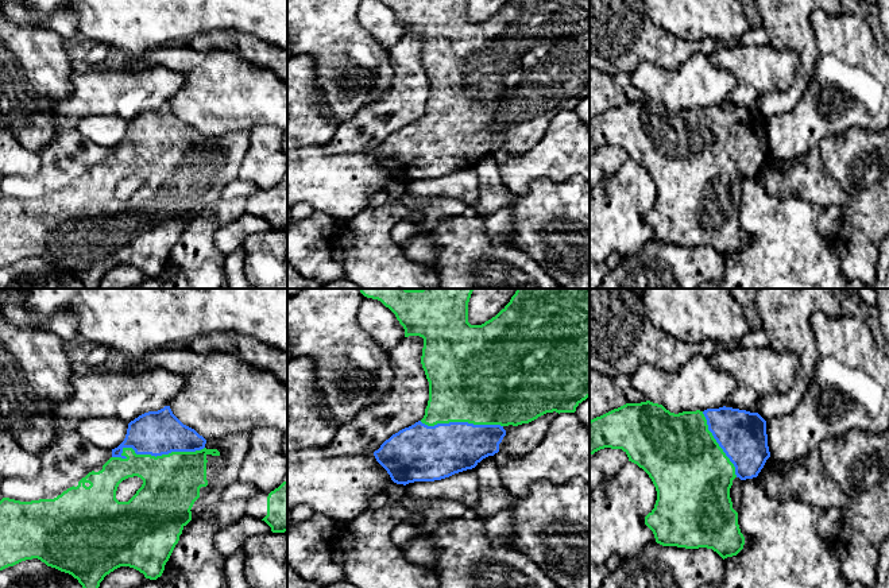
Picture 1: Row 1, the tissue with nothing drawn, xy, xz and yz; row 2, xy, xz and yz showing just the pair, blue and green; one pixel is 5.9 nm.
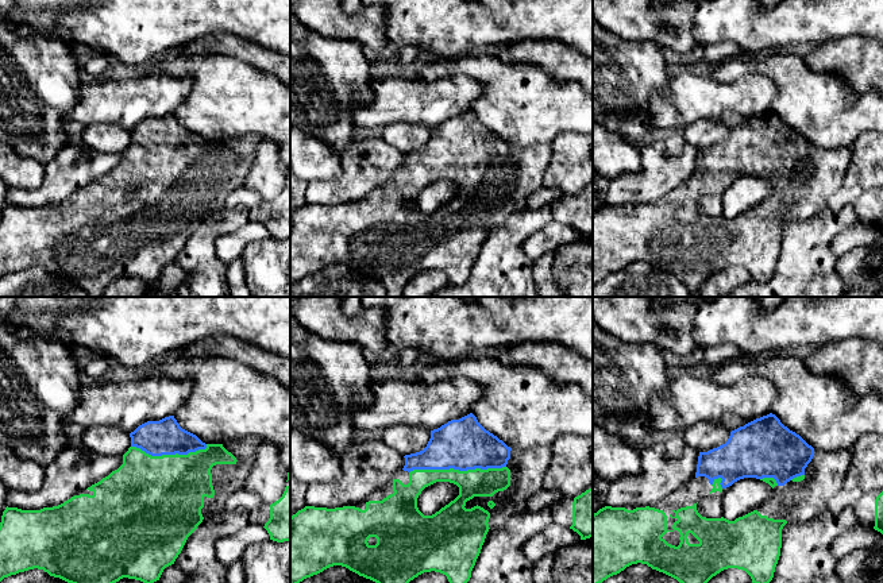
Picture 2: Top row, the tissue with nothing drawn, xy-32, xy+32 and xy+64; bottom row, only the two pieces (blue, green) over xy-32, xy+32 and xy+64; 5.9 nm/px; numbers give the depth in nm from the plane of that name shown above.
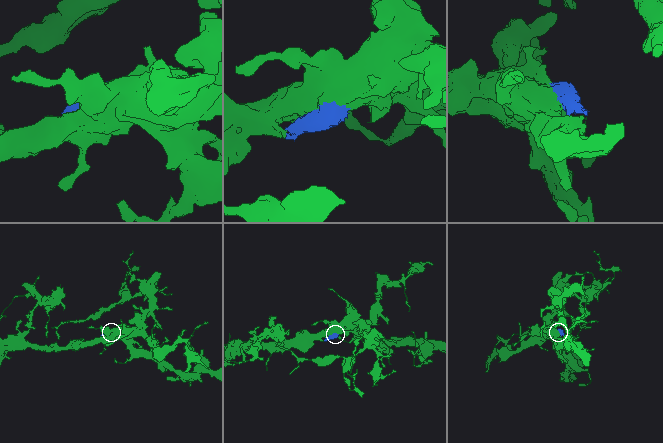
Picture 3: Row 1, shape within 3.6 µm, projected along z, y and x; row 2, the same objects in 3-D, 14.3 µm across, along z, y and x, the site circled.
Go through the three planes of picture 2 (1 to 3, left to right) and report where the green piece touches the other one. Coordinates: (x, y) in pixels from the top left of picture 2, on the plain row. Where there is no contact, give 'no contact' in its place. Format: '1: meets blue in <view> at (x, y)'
1: meets blue in xy-32 at (169, 151)
2: meets blue in xy+32 at (457, 166)
3: meets blue in xy+64 at (721, 178)

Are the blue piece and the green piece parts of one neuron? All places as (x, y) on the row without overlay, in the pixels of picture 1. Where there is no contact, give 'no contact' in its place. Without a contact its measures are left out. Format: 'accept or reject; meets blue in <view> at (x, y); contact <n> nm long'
accept; meets blue in xy at (157, 153); contact 550 nm long

